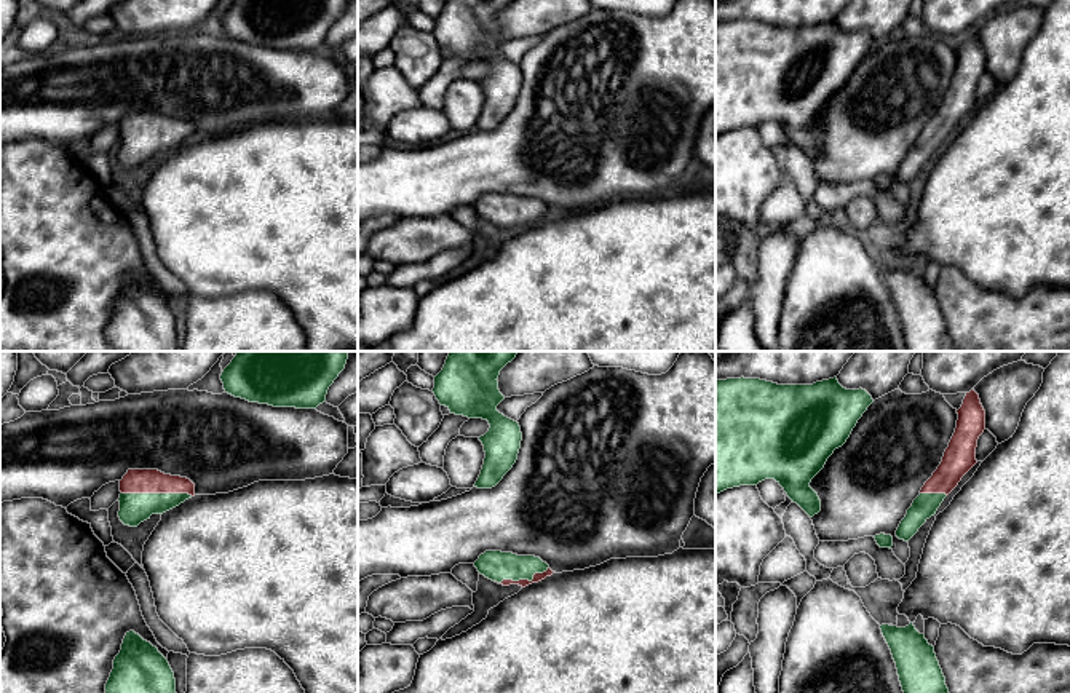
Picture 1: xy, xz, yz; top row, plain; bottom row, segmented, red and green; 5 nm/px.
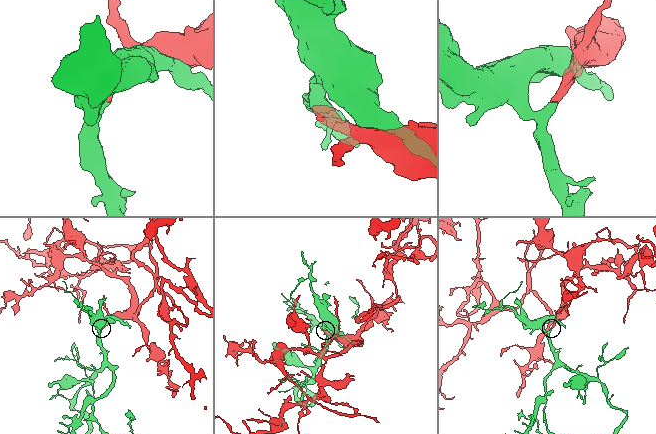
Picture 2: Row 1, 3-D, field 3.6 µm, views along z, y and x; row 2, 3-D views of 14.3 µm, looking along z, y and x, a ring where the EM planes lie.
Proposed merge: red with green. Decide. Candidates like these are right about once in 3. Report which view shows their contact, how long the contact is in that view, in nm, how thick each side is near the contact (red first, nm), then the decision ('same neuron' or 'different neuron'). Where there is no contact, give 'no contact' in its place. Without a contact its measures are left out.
contact in xy; length 360 nm; calibres 130 and 160 nm; same neuron

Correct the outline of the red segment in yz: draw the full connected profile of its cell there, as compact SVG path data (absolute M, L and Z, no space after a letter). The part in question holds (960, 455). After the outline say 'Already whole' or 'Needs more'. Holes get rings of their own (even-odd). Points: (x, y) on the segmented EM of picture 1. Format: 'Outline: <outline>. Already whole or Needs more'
Outline: M974 390L966 393L957 414L957 428L941 465L925 482L896 530L899 540L909 541L936 514L944 498L958 485L961 477L977 463L976 447L979 436L985 430L985 410Z. Needs more

